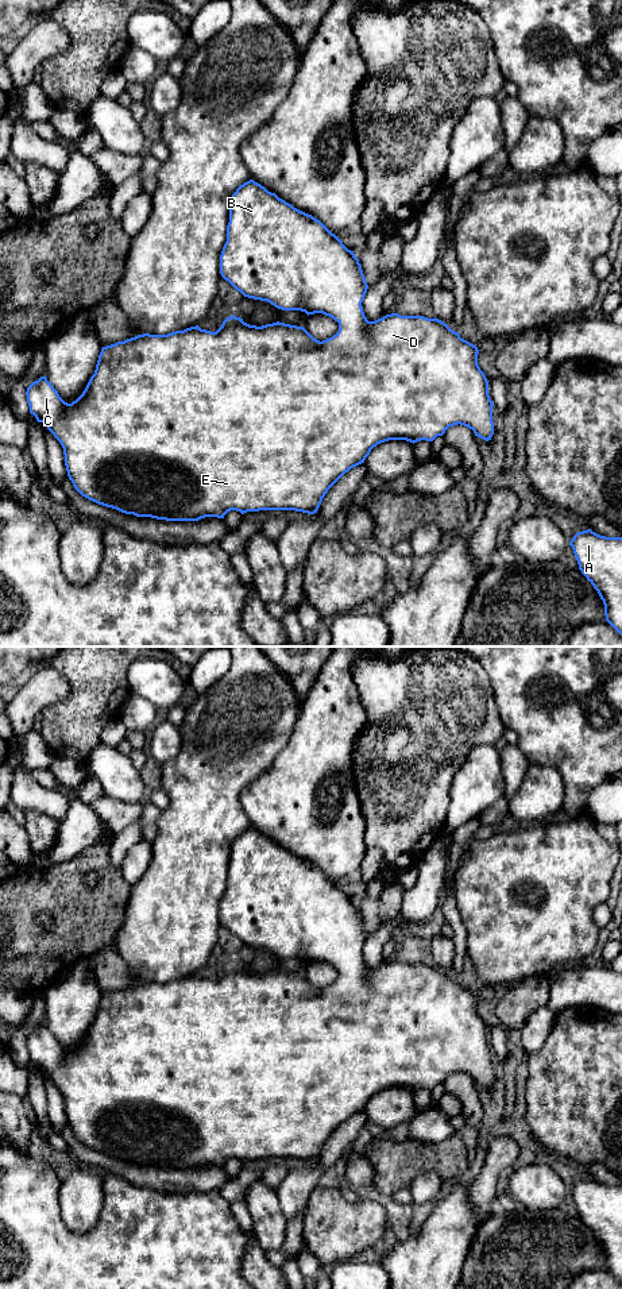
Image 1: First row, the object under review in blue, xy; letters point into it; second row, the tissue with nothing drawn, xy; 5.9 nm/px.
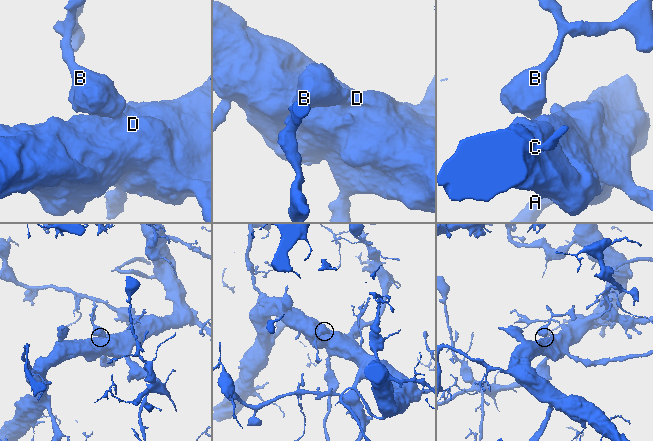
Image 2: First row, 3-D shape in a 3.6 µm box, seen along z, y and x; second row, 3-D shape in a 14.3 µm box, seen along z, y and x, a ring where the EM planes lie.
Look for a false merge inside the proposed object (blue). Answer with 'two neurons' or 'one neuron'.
one neuron

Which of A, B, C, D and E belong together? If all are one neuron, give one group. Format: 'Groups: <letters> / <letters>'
Groups: A B C D E

